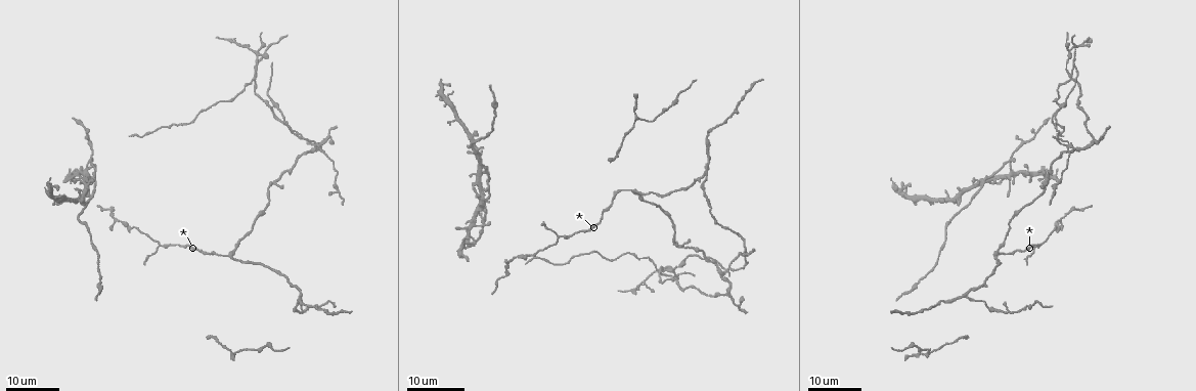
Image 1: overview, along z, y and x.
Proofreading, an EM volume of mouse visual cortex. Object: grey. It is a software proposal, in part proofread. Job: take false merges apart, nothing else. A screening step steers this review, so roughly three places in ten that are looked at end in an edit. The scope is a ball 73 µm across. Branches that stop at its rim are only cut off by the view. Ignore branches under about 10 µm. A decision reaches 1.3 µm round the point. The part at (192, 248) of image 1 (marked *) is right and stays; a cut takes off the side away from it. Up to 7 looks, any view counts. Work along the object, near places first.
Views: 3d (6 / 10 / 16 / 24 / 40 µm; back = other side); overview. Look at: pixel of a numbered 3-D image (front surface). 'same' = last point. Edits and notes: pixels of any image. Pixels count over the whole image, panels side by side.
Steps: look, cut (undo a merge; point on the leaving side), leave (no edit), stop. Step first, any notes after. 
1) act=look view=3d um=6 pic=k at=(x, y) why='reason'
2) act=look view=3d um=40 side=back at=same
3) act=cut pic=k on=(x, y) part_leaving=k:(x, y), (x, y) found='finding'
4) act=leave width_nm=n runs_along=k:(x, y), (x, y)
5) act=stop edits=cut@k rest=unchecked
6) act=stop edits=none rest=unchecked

act=look view=3d um=24 pic=1 at=(161, 246) why='thin arm on a thick one'

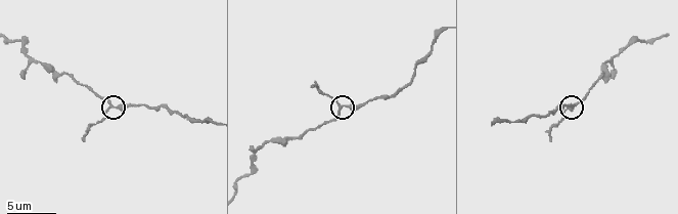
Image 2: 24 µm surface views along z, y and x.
act=look view=3d um=6 pic=2 at=(341, 107)

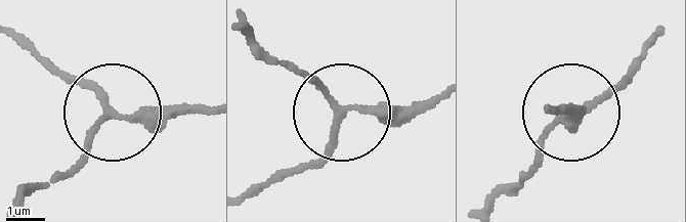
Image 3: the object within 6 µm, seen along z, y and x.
act=leave found='all the same neuron'

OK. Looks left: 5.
act=look view=3d um=24 pic=1 at=(709, 159) why='three arms meet'

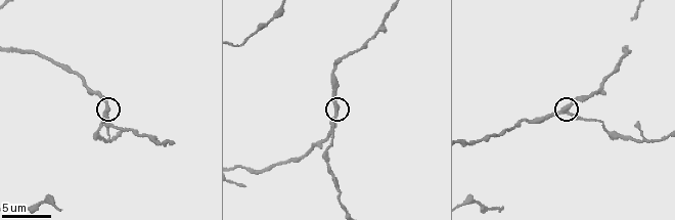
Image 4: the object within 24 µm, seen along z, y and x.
act=look view=3d um=10 pic=4 at=(569, 111)

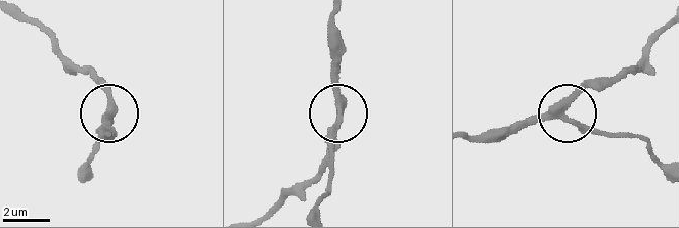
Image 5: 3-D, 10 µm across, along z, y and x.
act=leave arms=3 runs_along=5:(665, 32), (630, 73), (569, 107), (639, 137) found='all the same neuron'

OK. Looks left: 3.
act=look view=3d um=24 pic=1 at=(231, 256) why='arms run side by side'

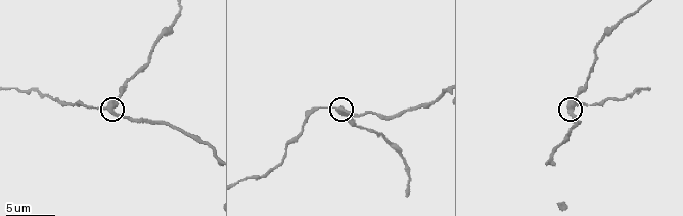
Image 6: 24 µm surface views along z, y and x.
act=look view=3d um=6 pic=6 at=(111, 112) why='closer look'

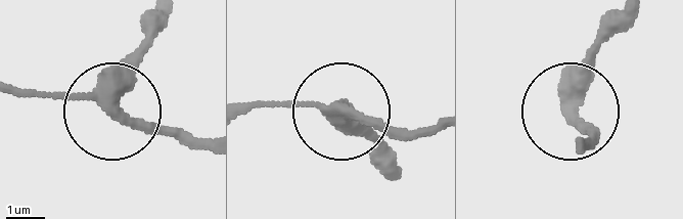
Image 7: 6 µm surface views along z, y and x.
act=leave width_nm=360 runs_along=7:(17, 90), (95, 96), (189, 142) found='continuous, no second neuron'

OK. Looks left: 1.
act=stop edits=none rest=unchecked

